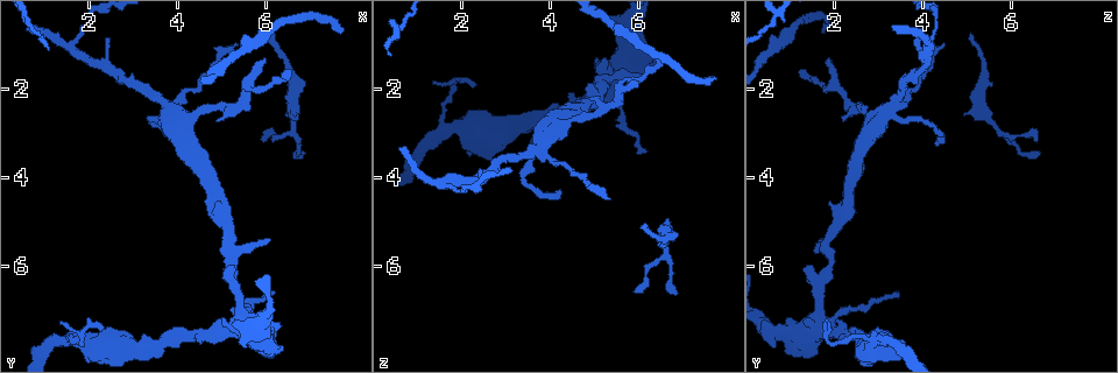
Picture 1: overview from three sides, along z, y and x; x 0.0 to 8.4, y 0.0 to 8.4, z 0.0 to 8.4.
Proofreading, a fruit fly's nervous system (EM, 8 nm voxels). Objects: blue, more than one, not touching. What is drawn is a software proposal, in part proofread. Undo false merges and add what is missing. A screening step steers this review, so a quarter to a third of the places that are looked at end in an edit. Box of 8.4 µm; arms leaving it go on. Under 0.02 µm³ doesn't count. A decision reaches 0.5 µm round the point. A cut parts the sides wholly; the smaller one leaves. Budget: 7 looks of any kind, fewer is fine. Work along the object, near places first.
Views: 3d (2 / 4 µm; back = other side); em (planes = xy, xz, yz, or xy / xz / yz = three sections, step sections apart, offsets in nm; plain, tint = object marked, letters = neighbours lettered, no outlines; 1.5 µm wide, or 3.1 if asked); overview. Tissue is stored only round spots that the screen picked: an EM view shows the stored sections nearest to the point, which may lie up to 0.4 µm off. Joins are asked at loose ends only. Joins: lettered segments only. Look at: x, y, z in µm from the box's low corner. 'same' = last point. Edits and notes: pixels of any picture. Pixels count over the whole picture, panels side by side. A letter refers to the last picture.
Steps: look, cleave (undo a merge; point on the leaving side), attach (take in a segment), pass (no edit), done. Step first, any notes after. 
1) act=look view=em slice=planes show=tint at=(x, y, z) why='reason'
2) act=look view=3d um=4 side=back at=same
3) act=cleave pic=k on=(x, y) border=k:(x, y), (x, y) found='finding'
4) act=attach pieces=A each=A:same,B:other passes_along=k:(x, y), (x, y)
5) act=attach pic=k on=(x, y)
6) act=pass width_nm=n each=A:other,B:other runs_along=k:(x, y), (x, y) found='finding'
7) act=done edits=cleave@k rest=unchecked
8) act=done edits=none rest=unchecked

act=look view=em slice=xz step=8 show=letters at=(0.70, 0.65, 3.25) why='branch stops here'

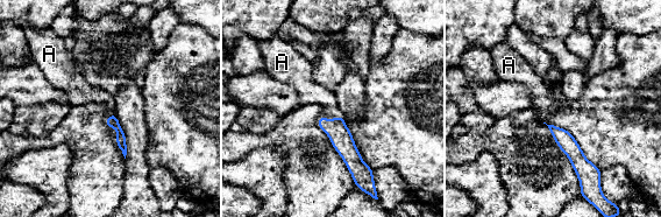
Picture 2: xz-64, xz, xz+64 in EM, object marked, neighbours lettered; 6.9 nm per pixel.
act=look view=em slice=yz step=4 show=letters at=same

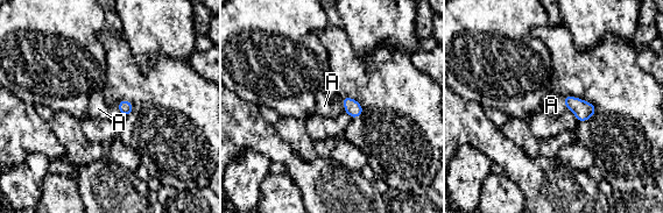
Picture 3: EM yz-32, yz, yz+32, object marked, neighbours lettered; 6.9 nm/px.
act=attach pieces=A width_nm=100 each=A:same found='it goes on there'

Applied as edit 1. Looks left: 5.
act=look view=em slice=yz step=8 show=tint at=(6.00, 1.40, 1.95) why='free end'

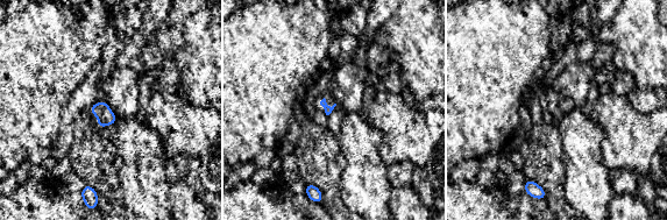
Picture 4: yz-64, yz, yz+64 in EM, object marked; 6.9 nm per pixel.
act=look view=em slice=planes show=tint at=same

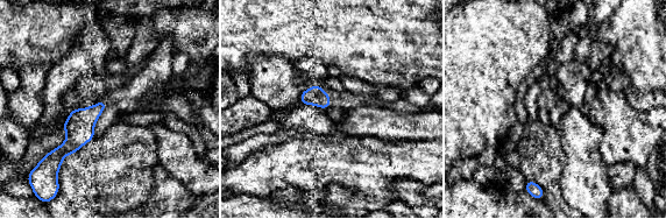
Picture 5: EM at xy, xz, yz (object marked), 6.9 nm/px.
act=look view=em slice=planes show=letters at=same why='what lies round it'

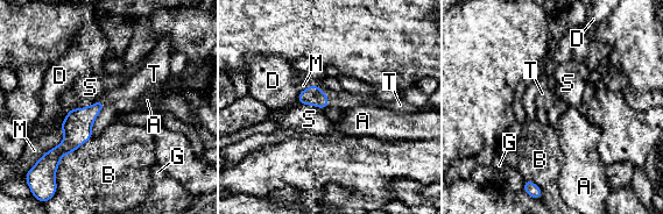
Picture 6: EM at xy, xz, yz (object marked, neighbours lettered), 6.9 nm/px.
act=attach pieces=T each=A:other,B:other,D:other,G:other,M:other,S:other,T:same found='it goes on there'

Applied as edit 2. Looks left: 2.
act=look view=em slice=planes show=letters at=(6.15, 0.85, 5.10)

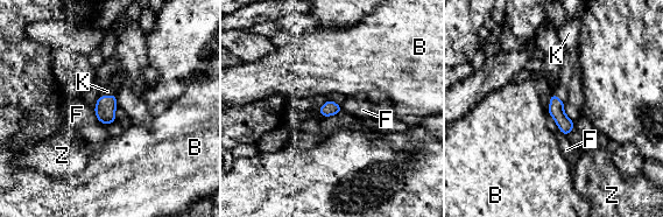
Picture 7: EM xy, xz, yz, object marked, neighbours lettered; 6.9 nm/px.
act=attach pieces=K width_nm=100 each=B:other,F:other,K:same,Z:other found='it goes on there'

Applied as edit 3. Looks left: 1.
act=done edits=attach@3,attach@6,attach@7 rest=unchecked

